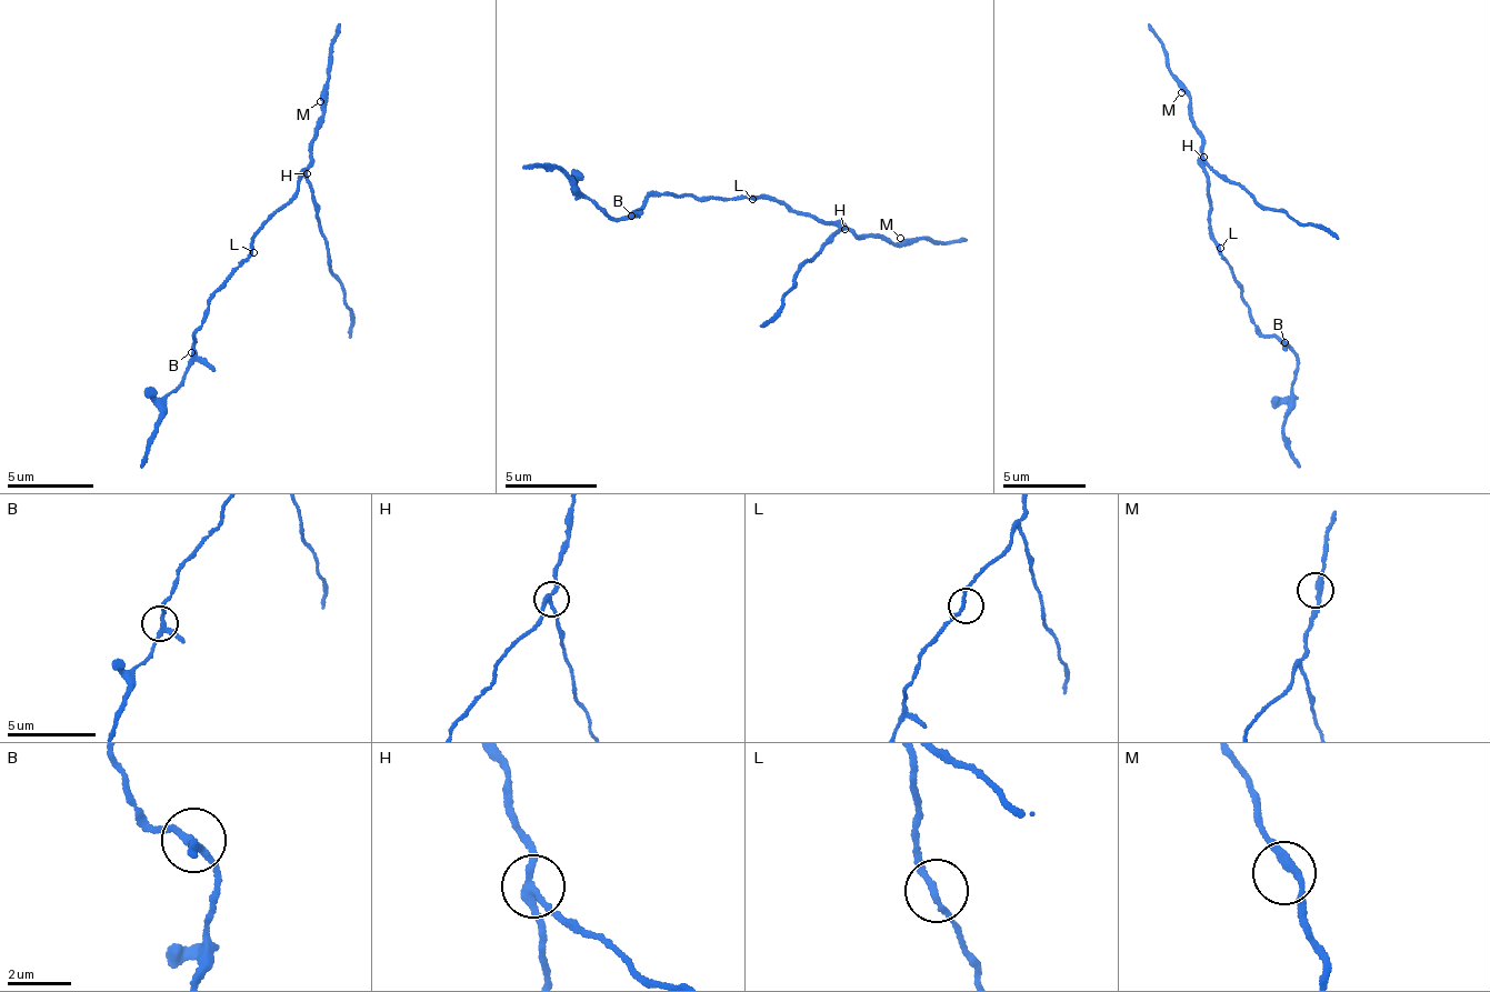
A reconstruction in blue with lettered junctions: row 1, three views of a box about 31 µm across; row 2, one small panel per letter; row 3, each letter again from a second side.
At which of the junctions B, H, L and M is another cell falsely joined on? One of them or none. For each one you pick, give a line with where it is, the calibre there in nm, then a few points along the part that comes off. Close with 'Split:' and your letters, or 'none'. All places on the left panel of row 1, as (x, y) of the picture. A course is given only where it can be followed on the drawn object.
H: place (307, 173); calibre 220 nm; course (307, 173), (326, 260), (347, 303), (352, 309), (348, 337)
Split: H

